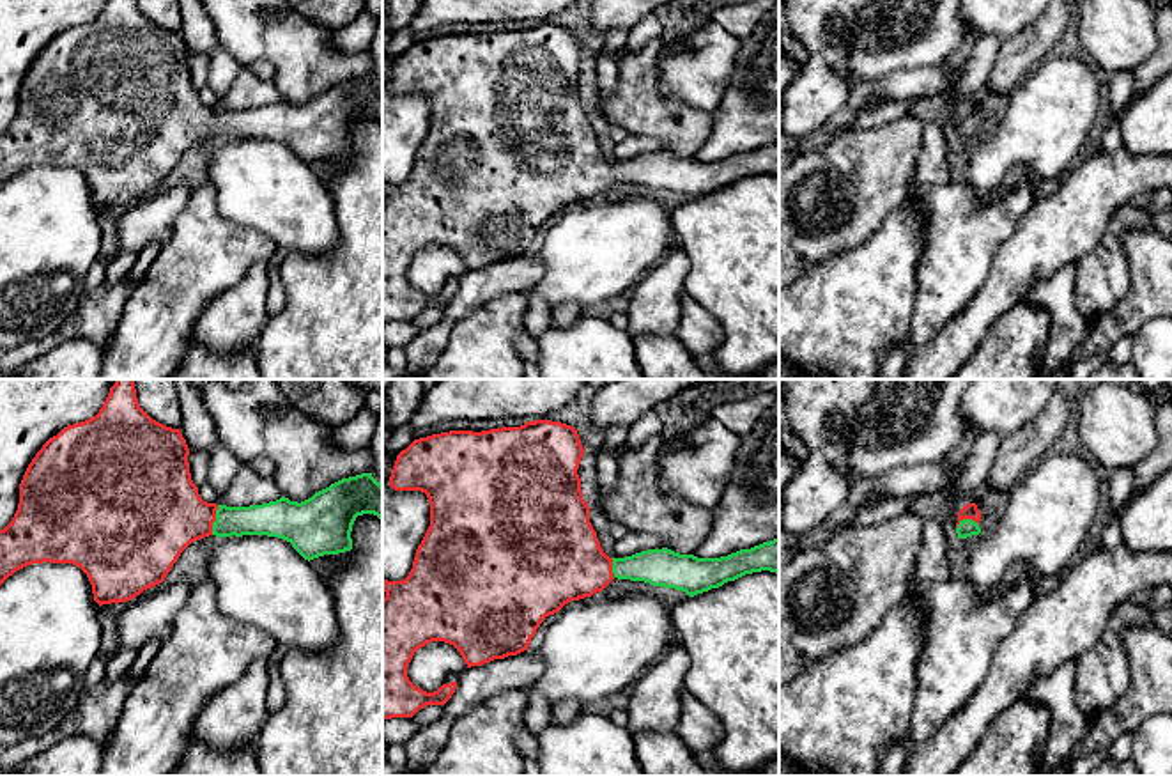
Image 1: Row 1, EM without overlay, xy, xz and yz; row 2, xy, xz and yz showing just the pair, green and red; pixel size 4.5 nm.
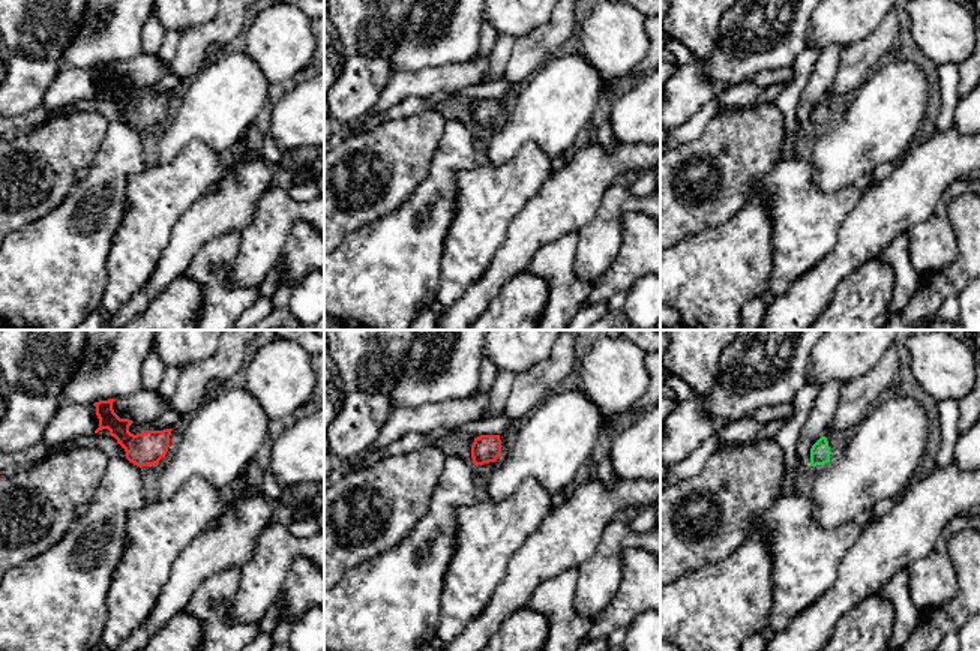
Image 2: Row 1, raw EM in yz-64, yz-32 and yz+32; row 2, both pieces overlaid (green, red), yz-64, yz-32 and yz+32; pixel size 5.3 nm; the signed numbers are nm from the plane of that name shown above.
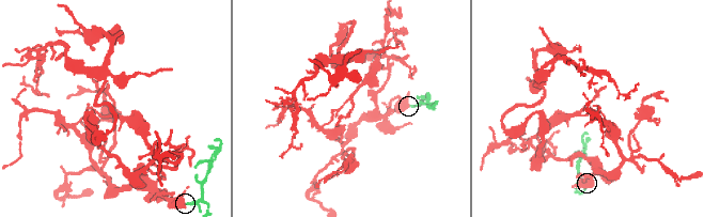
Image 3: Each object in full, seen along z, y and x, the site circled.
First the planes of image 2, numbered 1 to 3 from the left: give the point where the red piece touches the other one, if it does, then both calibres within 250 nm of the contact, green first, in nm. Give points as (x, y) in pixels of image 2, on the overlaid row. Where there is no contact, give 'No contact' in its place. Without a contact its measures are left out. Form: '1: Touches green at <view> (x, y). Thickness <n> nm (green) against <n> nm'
1: No contact
2: No contact
3: No contact

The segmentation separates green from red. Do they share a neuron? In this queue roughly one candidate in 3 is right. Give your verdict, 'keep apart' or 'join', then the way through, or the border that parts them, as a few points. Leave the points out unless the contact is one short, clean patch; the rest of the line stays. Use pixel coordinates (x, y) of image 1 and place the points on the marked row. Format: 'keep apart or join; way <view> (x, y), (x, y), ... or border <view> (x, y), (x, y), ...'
join; way xy (271, 519), (216, 519), (161, 514)

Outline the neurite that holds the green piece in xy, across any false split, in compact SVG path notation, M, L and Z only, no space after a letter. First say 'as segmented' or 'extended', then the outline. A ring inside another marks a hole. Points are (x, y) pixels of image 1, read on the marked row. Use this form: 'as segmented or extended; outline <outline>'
extended; outline M117 379L115 384L110 388L110 393L99 409L99 413L85 422L73 423L64 427L57 436L50 438L42 448L35 454L32 462L28 464L23 480L19 484L19 503L12 521L0 530L0 585L12 576L16 570L32 565L32 563L73 563L80 567L90 585L94 601L103 604L119 604L135 599L143 590L152 588L165 581L166 574L181 556L181 553L195 540L200 540L209 535L220 537L243 537L243 535L267 535L278 537L292 544L292 547L305 558L313 560L324 555L338 555L352 549L352 524L358 516L374 514L382 519L382 484L377 482L372 473L361 473L356 477L342 478L329 487L315 493L312 498L297 503L290 501L289 498L281 496L276 501L262 503L262 505L250 505L250 507L227 507L207 503L200 498L198 487L191 480L189 462L188 462L189 448L186 439L182 438L179 429L166 427L156 420L152 420L138 404L135 381L133 379Z

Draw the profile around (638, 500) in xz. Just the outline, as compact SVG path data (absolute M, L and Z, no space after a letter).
M660 432L650 436L643 446L618 448L613 493L605 496L598 487L598 500L588 507L600 510L611 523L623 523L628 532L664 537L666 547L675 553L694 555L712 532L712 510L662 489L657 475L662 443Z

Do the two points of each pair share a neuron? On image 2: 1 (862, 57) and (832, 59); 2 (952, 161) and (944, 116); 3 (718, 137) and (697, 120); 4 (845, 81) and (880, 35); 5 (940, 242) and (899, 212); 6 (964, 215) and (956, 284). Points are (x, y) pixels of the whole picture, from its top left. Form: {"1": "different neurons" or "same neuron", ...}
{"1": "different neurons", "2": "different neurons", "3": "different neurons", "4": "same neuron", "5": "different neurons", "6": "same neuron"}

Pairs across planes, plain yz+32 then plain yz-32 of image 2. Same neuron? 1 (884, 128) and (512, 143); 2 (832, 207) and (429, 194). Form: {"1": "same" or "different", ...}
{"1": "same", "2": "different"}

